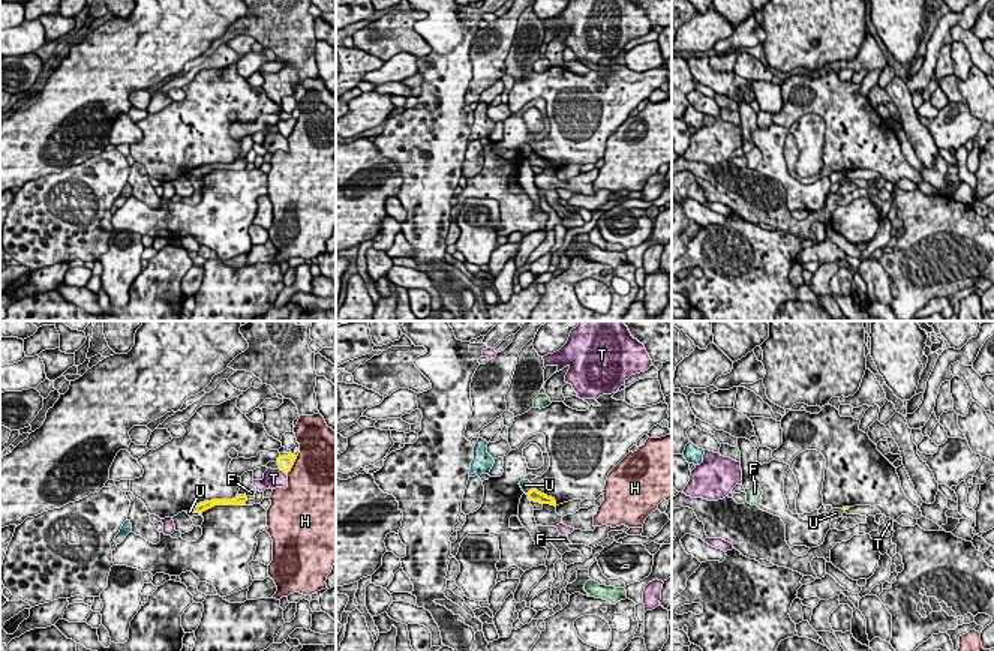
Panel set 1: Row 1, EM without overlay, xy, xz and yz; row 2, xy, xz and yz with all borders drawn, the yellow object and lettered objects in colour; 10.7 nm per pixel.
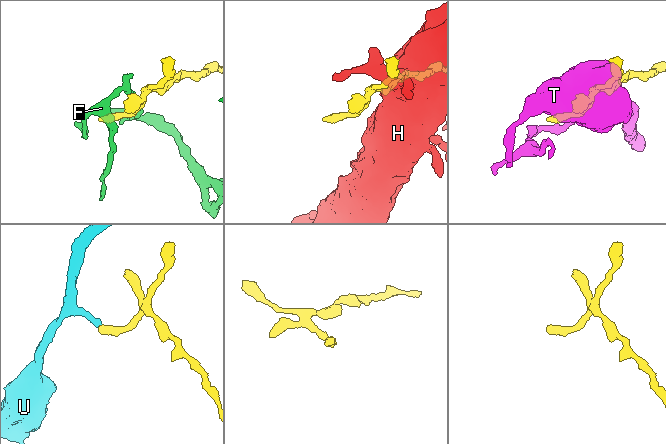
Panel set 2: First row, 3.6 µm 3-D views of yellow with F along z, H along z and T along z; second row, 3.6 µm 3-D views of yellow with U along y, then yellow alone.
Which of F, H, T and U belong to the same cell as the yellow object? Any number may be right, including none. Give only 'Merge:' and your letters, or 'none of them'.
Merge: none of them

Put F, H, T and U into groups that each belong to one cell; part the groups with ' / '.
F / H / T / U

